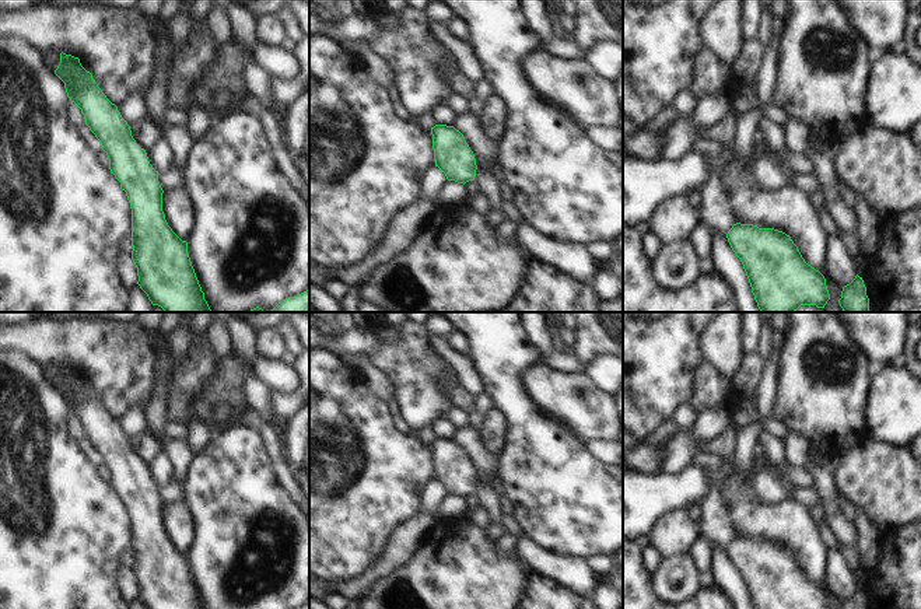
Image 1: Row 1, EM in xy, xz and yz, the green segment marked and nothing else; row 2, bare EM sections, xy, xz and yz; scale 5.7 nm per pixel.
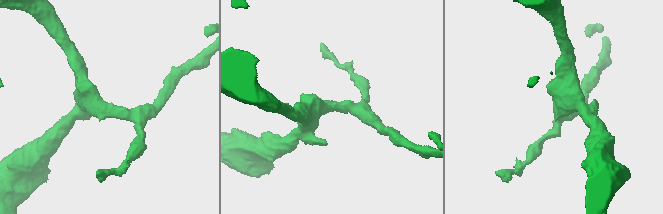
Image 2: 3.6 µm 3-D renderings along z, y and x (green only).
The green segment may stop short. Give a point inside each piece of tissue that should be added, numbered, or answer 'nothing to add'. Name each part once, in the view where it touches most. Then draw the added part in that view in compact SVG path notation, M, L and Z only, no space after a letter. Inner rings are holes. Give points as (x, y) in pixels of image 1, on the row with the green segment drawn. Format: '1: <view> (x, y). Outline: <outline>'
nothing to add

